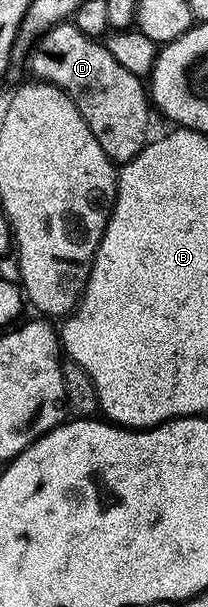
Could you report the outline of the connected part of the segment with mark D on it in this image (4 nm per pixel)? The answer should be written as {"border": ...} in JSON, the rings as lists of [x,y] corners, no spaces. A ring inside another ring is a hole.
{"border":[[[67,20],[65,22],[59,22],[58,25],[50,27],[37,42],[33,43],[32,49],[34,50],[30,54],[30,70],[35,79],[40,82],[50,82],[54,86],[59,86],[61,90],[66,92],[69,98],[74,101],[76,108],[80,108],[80,116],[84,116],[84,124],[88,124],[88,128],[92,128],[92,136],[96,136],[96,141],[100,143],[100,148],[104,148],[104,152],[109,156],[111,162],[115,164],[125,164],[131,162],[143,148],[145,148],[148,141],[148,135],[146,133],[150,130],[150,110],[152,114],[152,103],[148,97],[148,86],[141,77],[134,75],[132,72],[124,68],[123,64],[120,64],[108,47],[101,41],[89,38],[84,32],[80,32],[80,28],[74,26],[73,21]]]}

